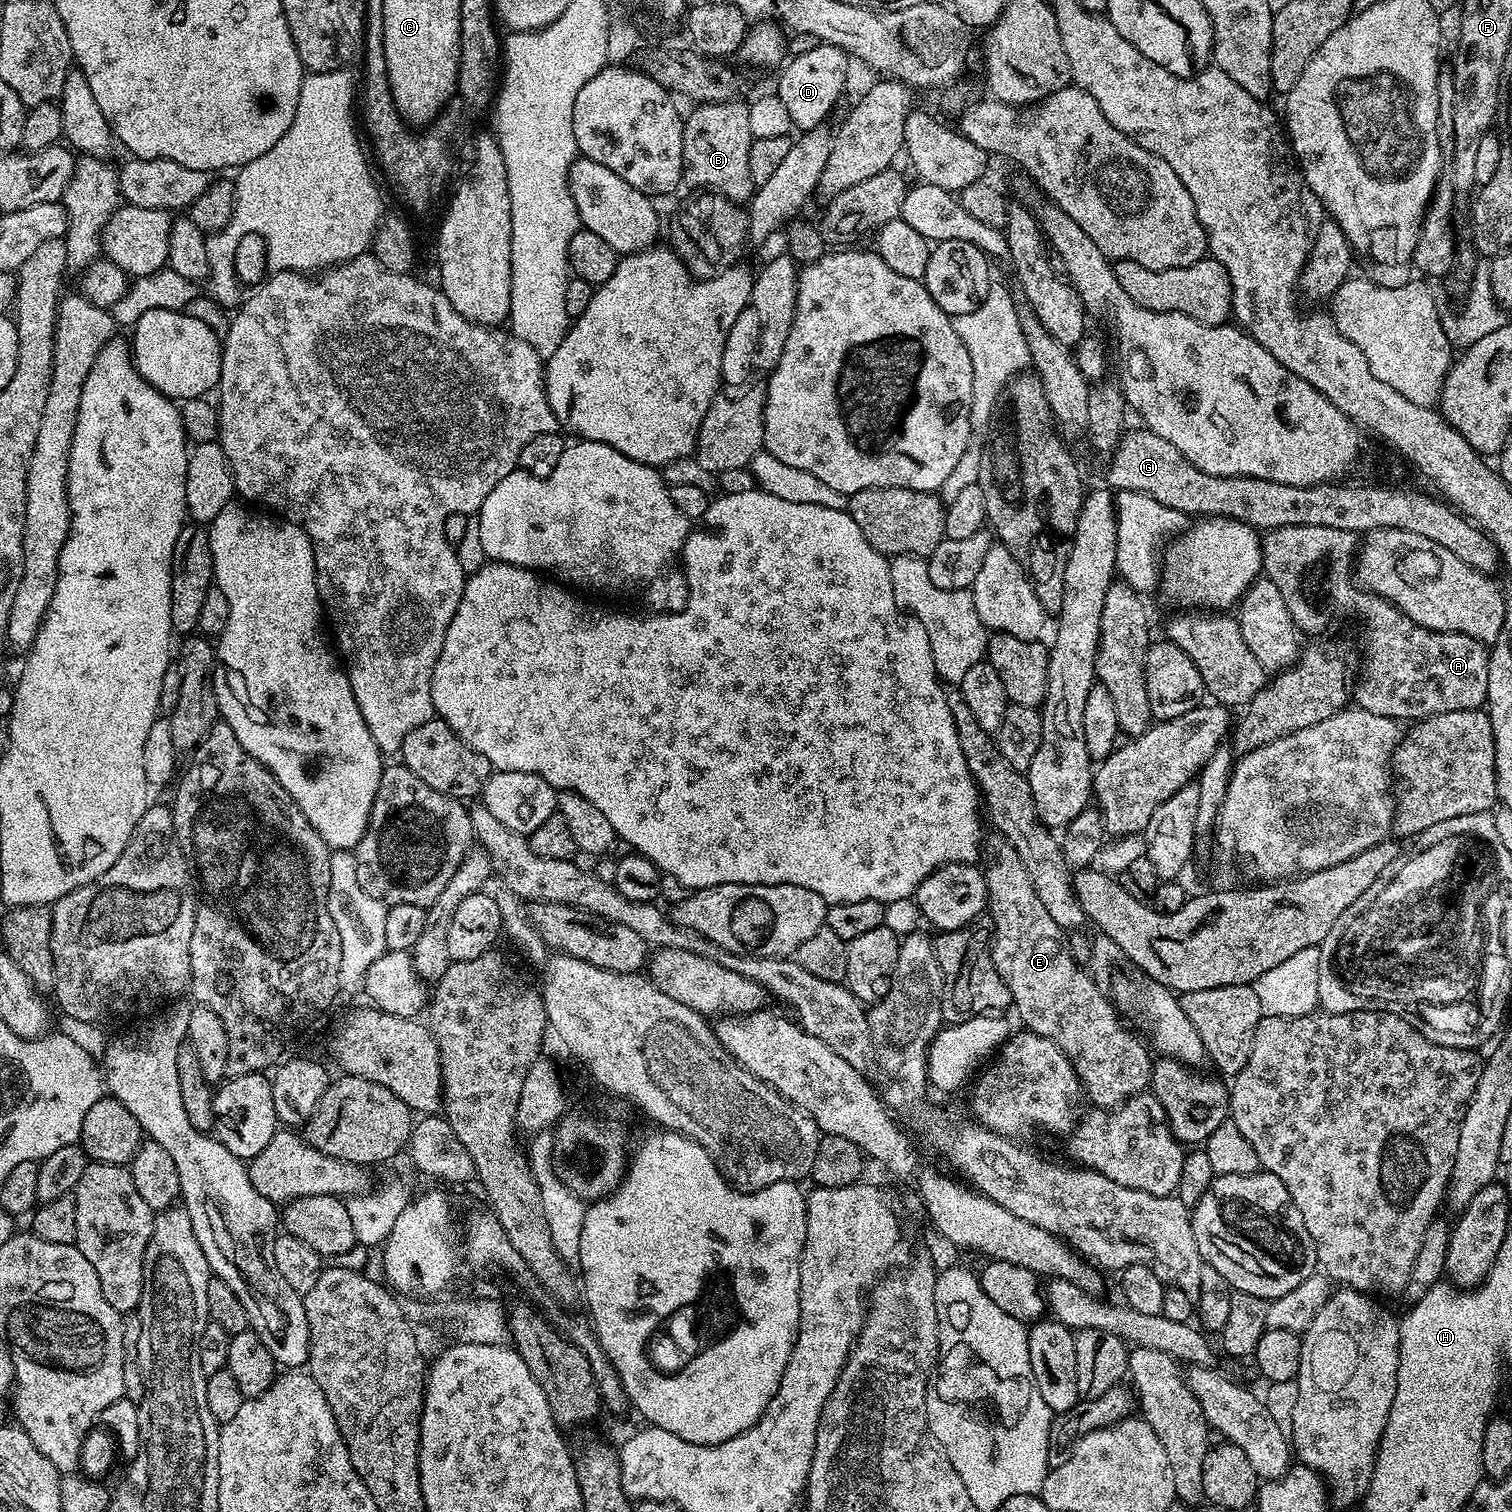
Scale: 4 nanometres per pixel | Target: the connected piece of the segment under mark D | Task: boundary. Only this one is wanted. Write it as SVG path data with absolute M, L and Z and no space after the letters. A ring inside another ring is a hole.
M817 43L814 50L806 50L806 54L791 57L779 69L780 81L774 88L775 95L786 105L792 119L793 129L808 132L811 128L819 128L832 112L832 107L840 100L844 92L844 83L848 80L848 63L850 57L838 46Z

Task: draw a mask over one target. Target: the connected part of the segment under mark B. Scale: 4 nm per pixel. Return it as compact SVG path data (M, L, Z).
M739 99L727 100L721 104L696 104L693 112L683 117L682 158L684 170L682 180L696 190L707 190L734 201L737 206L744 206L752 199L757 184L750 178L750 146L754 139L754 116L747 103L740 104Z

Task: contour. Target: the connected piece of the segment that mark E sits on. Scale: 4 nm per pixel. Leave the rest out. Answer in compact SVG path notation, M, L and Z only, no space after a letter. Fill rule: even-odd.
M992 834L992 837L987 837L986 840L986 860L988 856L988 868L983 869L984 881L986 882L986 890L988 891L988 906L986 909L987 915L992 915L992 928L990 927L990 947L992 950L992 961L998 970L998 974L1002 978L1002 982L1006 982L1006 986L1012 995L1011 1007L1016 1008L1016 1012L1020 1015L1020 1020L1025 1029L1034 1034L1038 1034L1042 1038L1050 1038L1050 1042L1054 1042L1062 1051L1066 1053L1069 1060L1076 1068L1076 1073L1080 1079L1083 1091L1093 1101L1091 1102L1095 1107L1105 1110L1115 1109L1117 1106L1129 1100L1131 1096L1136 1096L1138 1093L1145 1091L1152 1083L1152 1065L1154 1063L1154 1056L1146 1047L1145 1041L1135 1036L1126 1025L1120 1021L1120 1016L1116 1013L1117 1005L1103 992L1102 989L1096 985L1096 980L1091 976L1091 971L1085 970L1078 962L1071 957L1070 946L1068 945L1068 937L1065 929L1058 926L1058 922L1054 922L1054 918L1050 918L1050 914L1046 910L1046 906L1042 906L1042 898L1038 898L1038 894L1034 890L1034 882L1030 882L1030 874L1026 874L1026 866L1022 866L1022 858L1018 858L1018 854L1014 850L1014 846L1010 846L1010 842L1004 839L999 834Z

